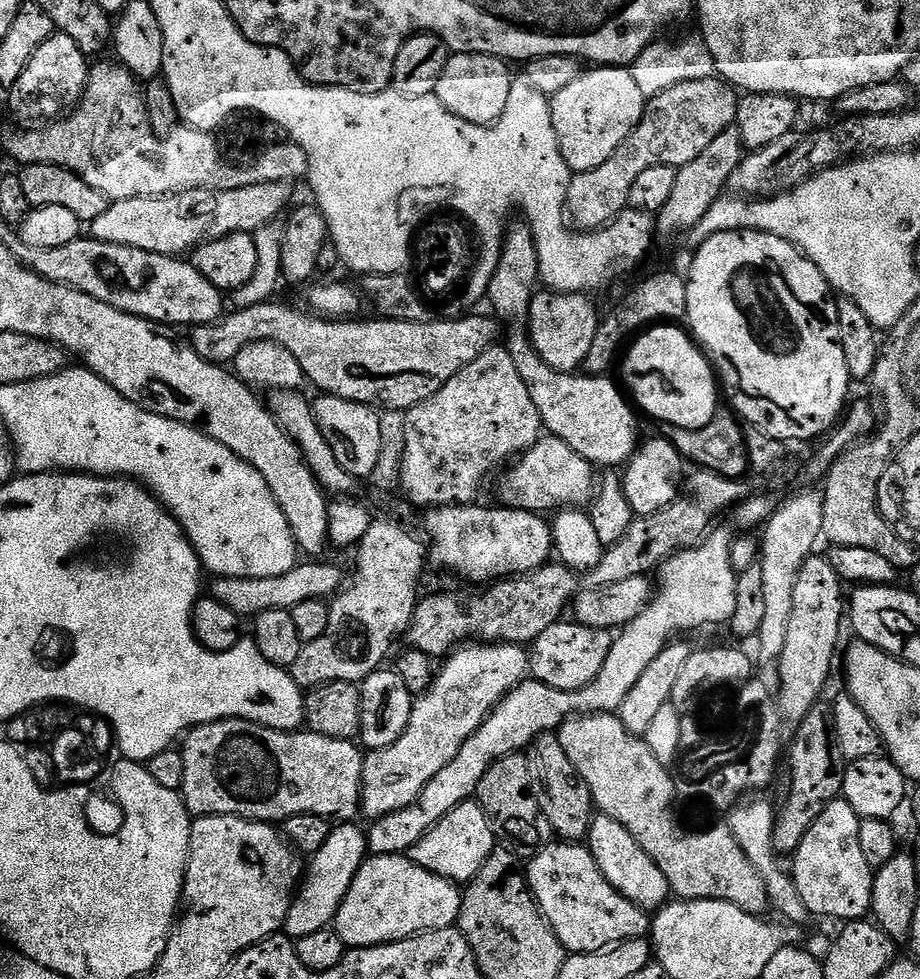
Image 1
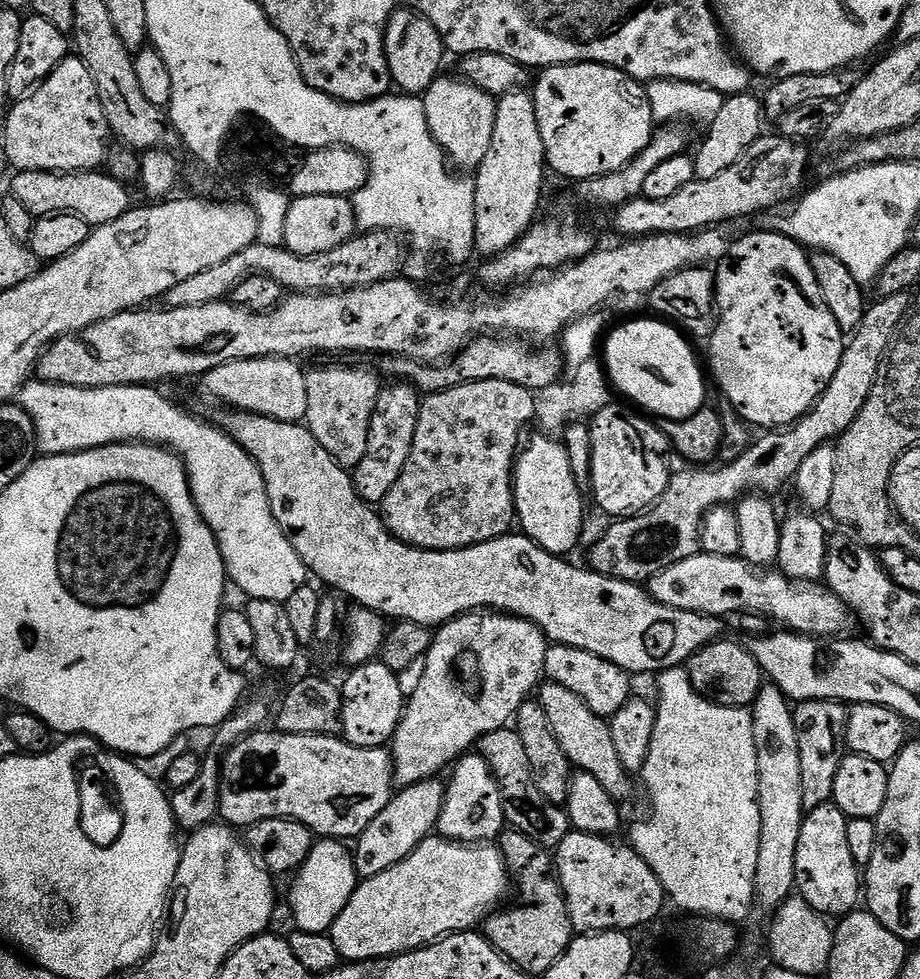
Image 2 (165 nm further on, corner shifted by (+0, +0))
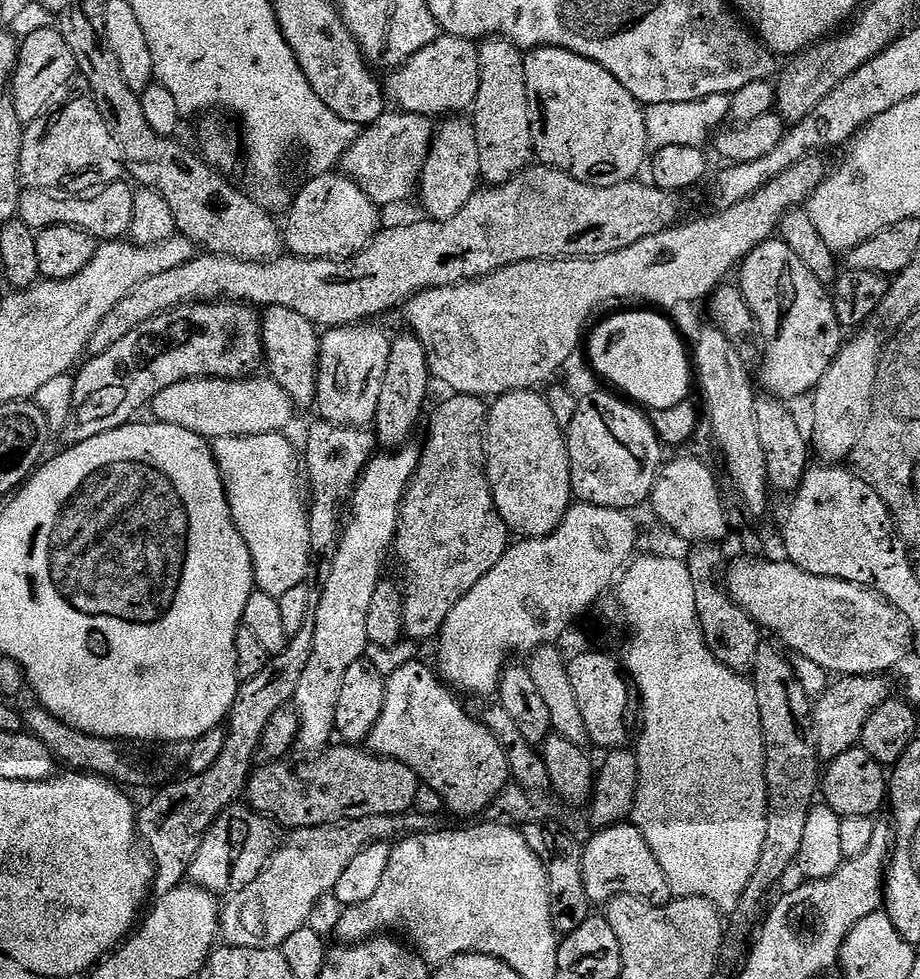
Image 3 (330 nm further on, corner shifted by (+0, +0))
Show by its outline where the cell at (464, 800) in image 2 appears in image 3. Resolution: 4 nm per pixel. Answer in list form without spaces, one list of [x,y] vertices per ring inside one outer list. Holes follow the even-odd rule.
[[[404,664],[387,673],[386,706],[382,706],[382,718],[378,718],[378,726],[374,726],[367,738],[367,751],[412,768],[427,787],[429,784],[444,799],[445,806],[454,815],[487,813],[500,791],[510,783],[508,759],[498,738],[494,738],[494,734],[490,734],[475,715],[471,716],[460,705],[461,697],[433,669],[432,672],[424,664]]]

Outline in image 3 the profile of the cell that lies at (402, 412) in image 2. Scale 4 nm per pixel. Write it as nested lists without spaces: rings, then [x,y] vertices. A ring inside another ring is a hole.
[[[411,334],[395,337],[390,346],[390,362],[386,366],[386,378],[382,378],[382,395],[378,397],[378,410],[374,431],[379,447],[384,450],[403,448],[416,432],[424,403],[428,400],[428,359],[422,342]]]

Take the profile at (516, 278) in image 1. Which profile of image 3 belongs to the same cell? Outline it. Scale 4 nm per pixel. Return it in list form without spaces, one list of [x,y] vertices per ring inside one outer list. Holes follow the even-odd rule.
[[[489,38],[479,45],[480,50],[480,85],[478,98],[470,112],[470,123],[476,130],[478,138],[478,166],[480,178],[485,185],[505,184],[518,173],[529,167],[534,160],[532,142],[532,115],[530,114],[530,98],[526,90],[525,53],[510,40]]]

